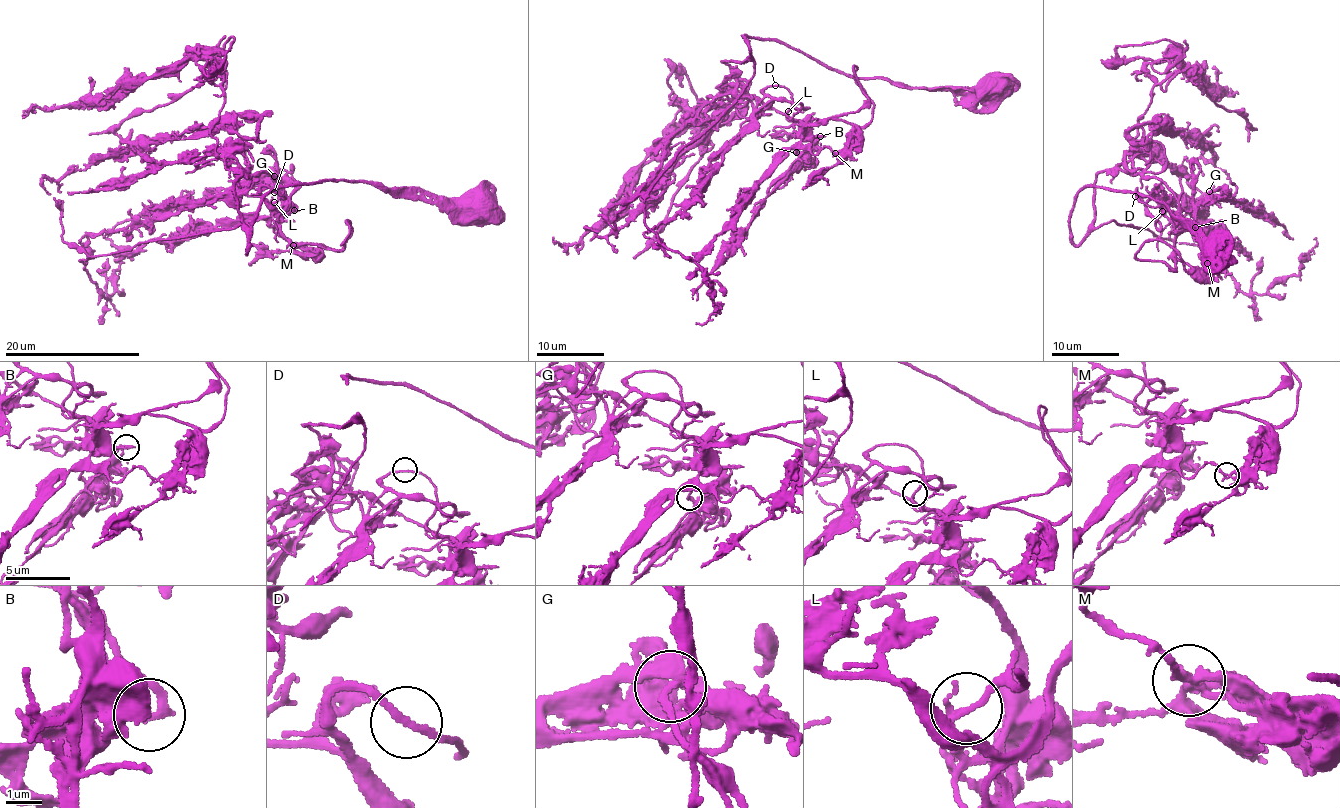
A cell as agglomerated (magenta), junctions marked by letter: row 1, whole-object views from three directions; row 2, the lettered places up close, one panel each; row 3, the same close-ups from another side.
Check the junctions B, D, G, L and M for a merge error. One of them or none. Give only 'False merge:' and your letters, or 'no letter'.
False merge: no letter

